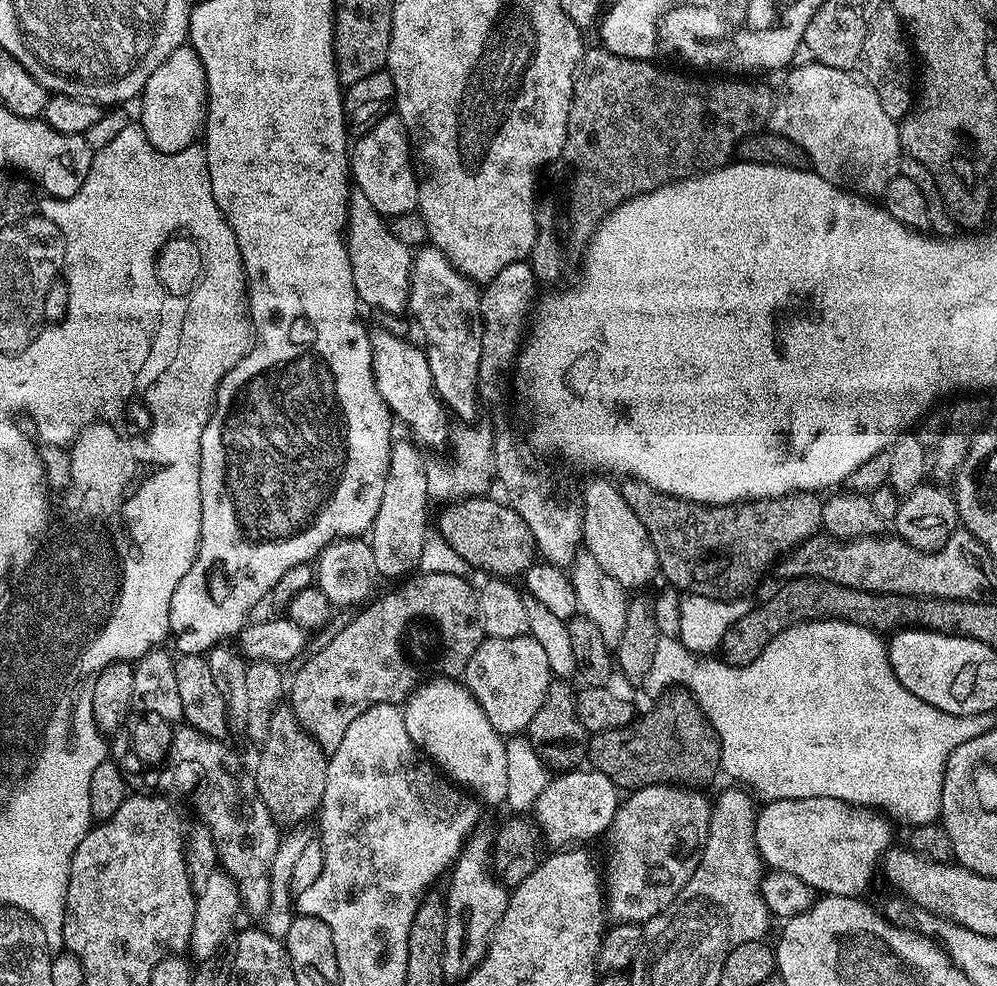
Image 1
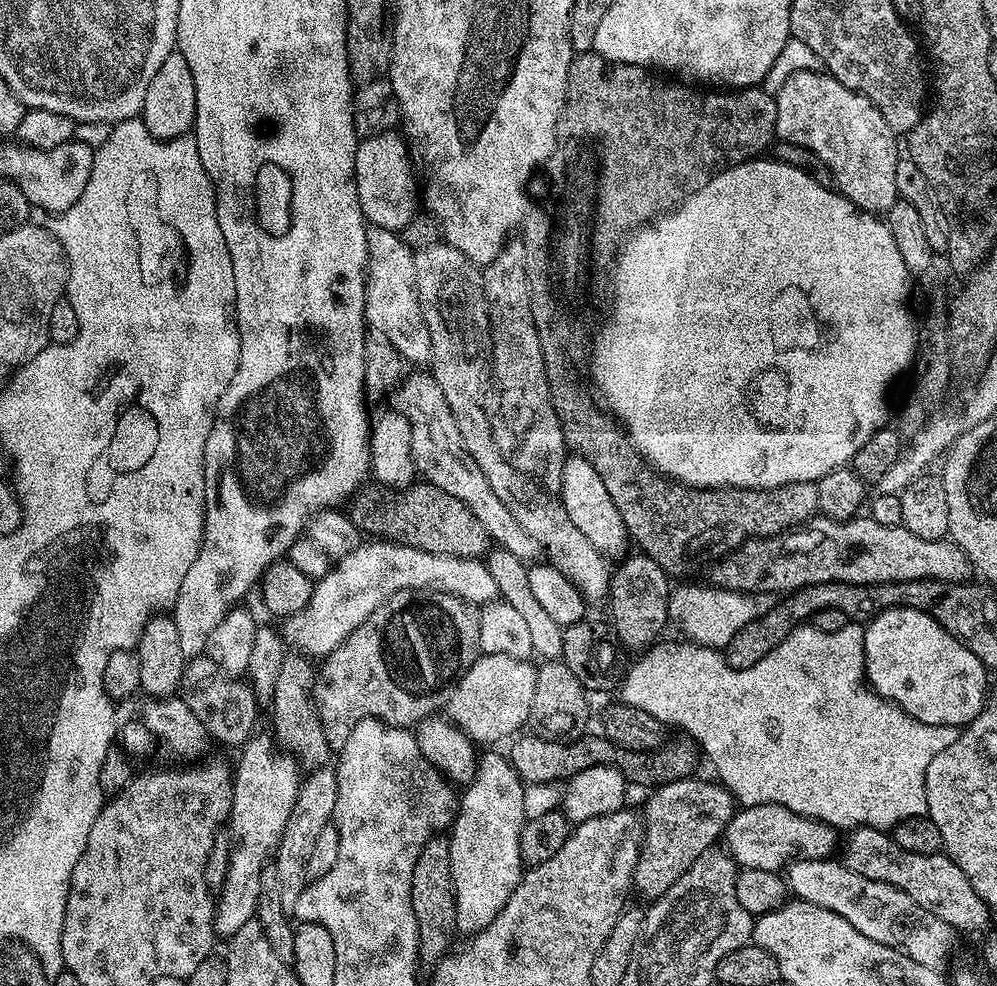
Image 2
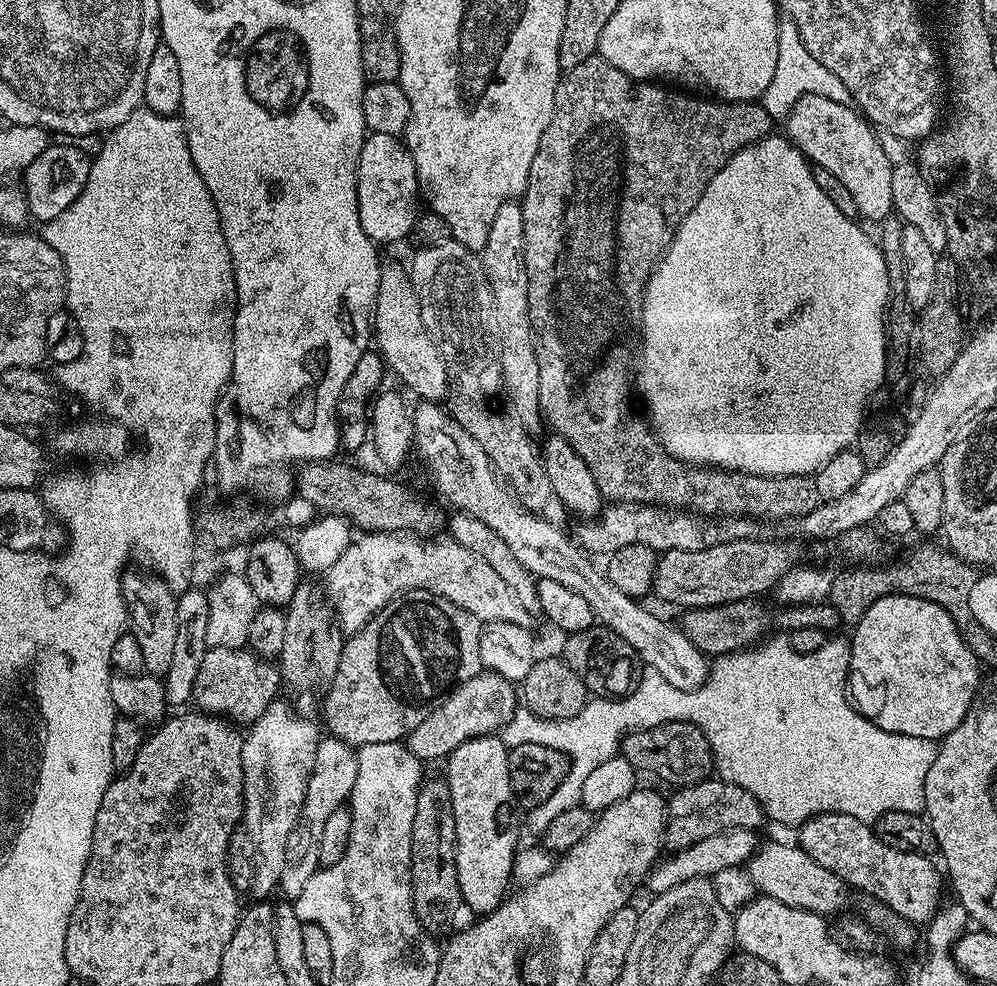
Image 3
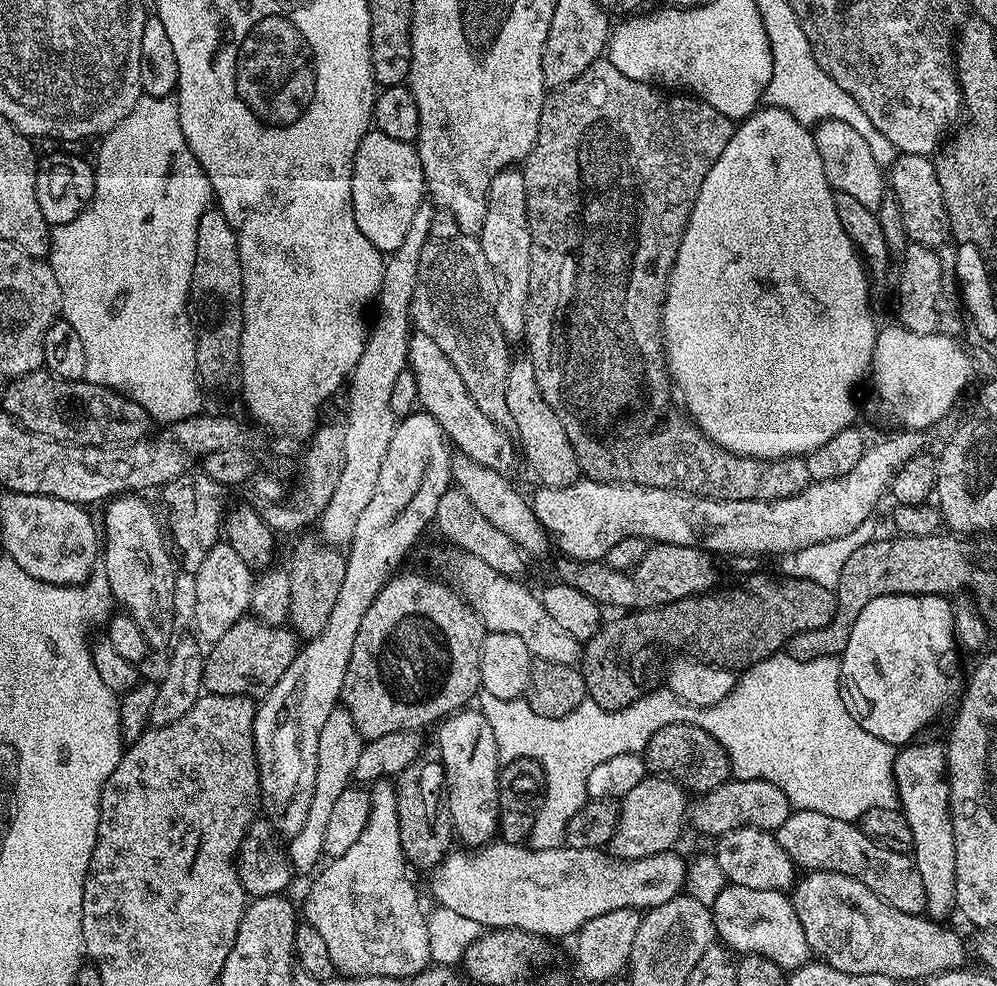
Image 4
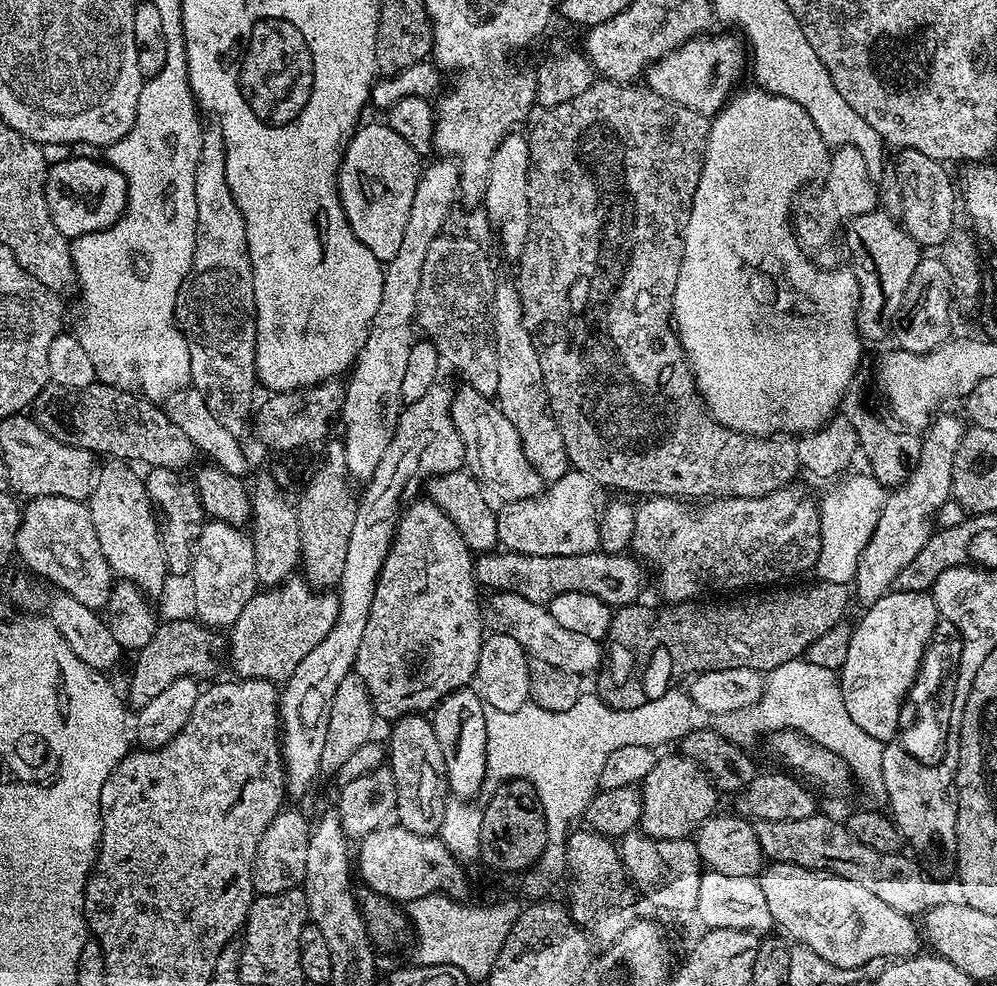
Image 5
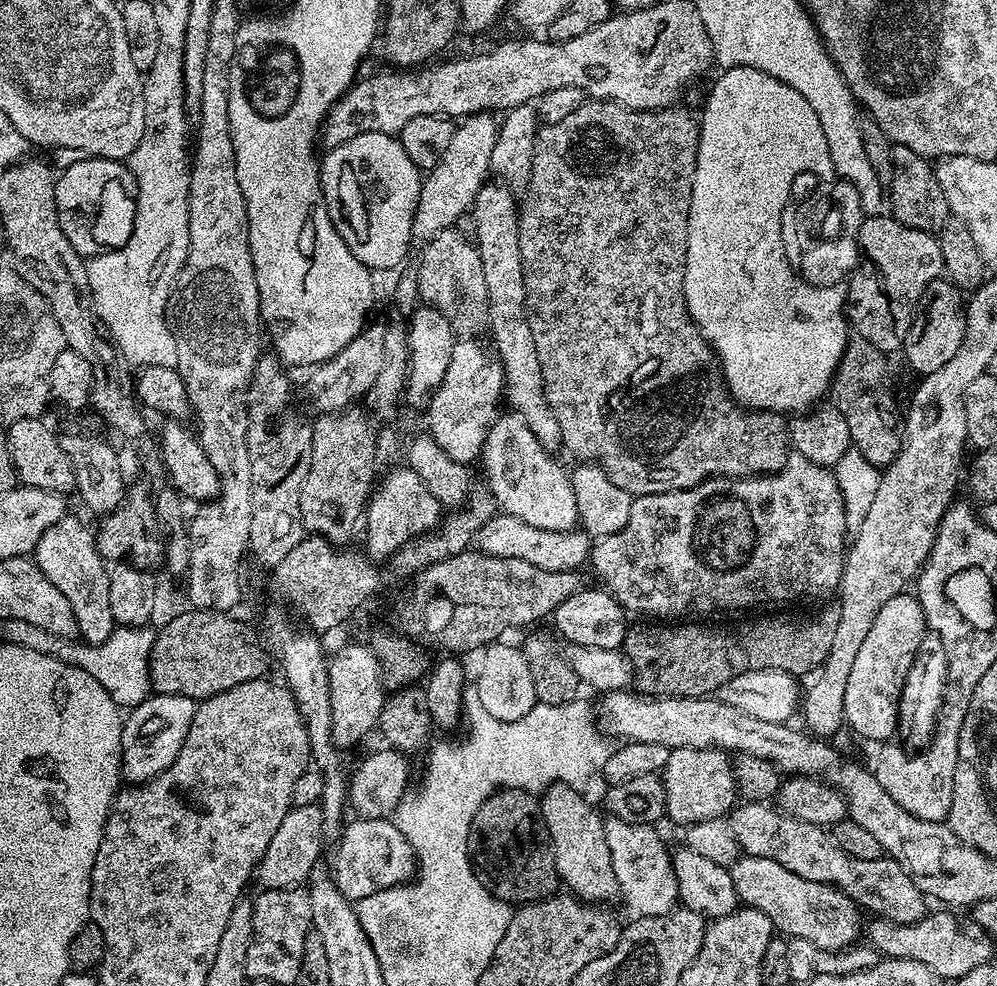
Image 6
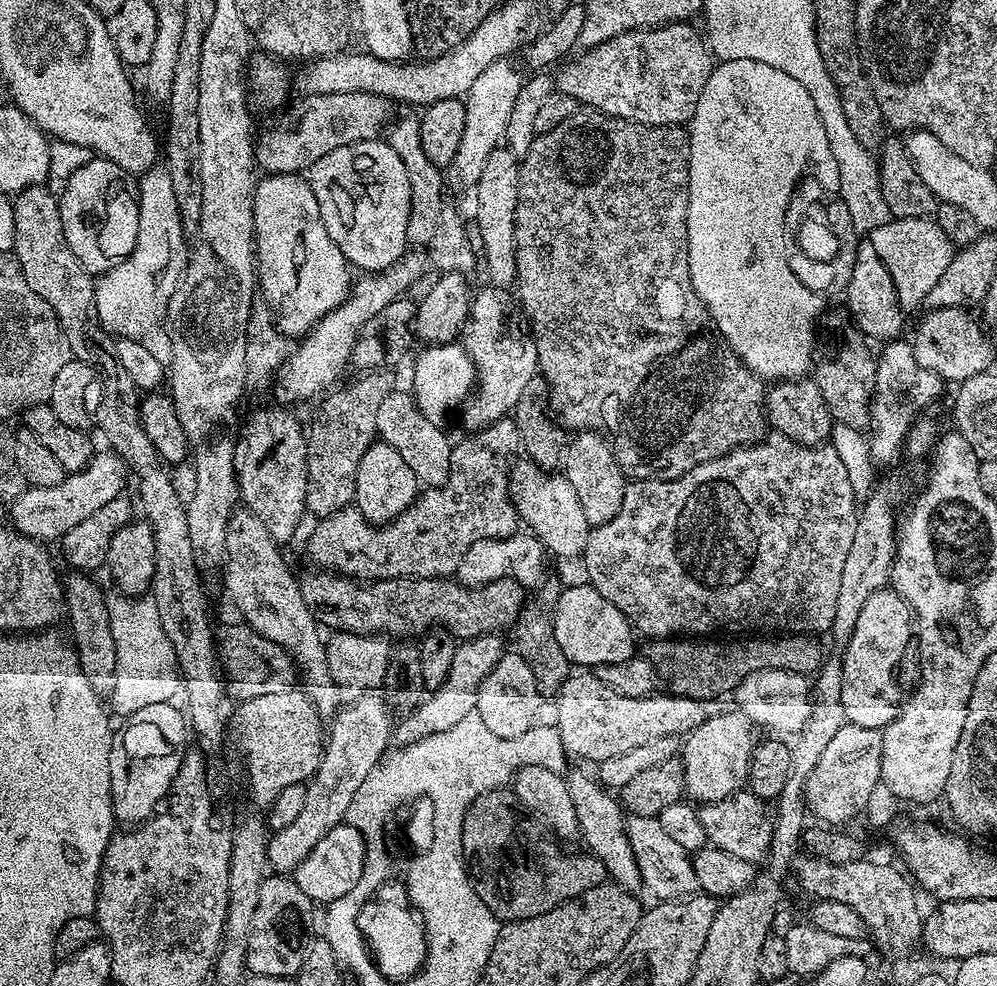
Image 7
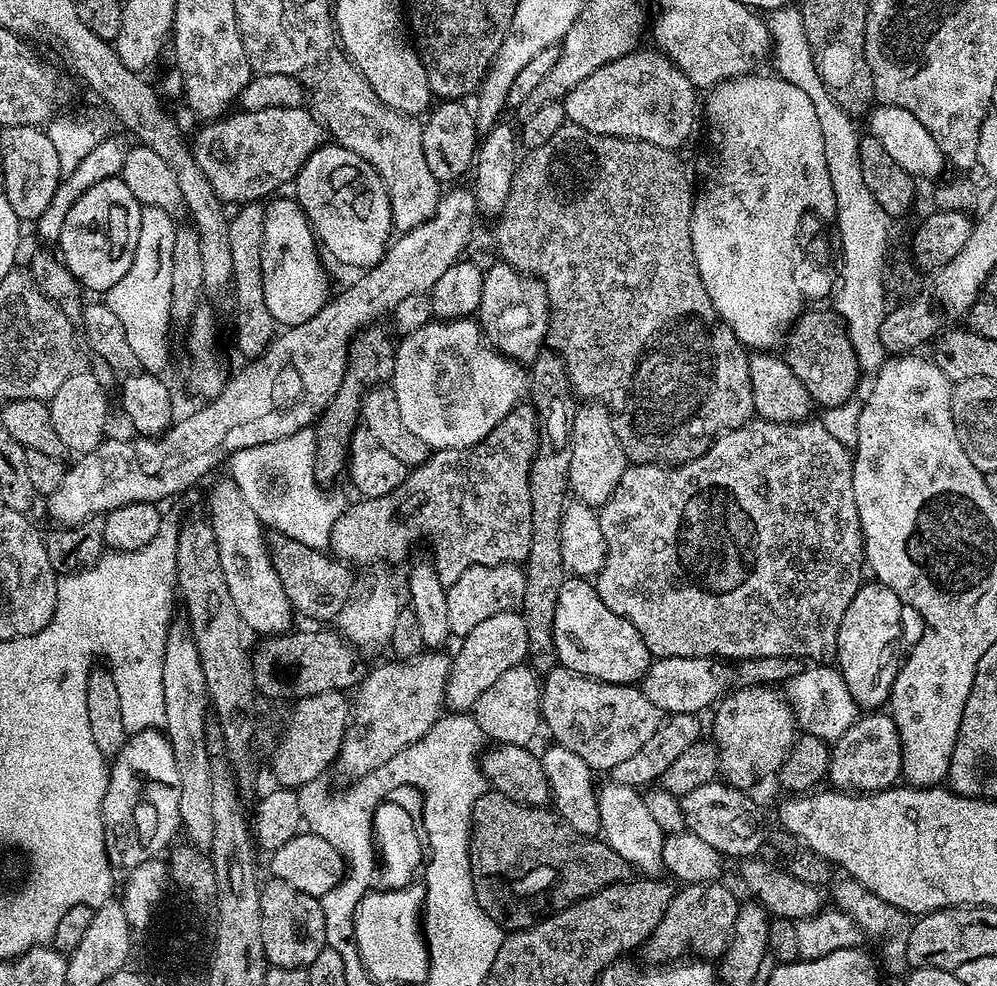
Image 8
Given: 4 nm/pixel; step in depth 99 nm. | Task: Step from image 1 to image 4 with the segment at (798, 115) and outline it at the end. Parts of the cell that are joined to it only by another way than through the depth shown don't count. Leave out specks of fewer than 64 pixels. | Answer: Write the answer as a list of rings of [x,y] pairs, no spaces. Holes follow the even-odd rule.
[[[822,120],[815,125],[814,135],[818,154],[822,154],[822,166],[826,170],[829,188],[842,194],[850,194],[862,206],[876,210],[882,202],[886,191],[886,172],[878,162],[874,162],[874,154],[870,154],[870,146],[854,126],[846,126],[841,120]]]

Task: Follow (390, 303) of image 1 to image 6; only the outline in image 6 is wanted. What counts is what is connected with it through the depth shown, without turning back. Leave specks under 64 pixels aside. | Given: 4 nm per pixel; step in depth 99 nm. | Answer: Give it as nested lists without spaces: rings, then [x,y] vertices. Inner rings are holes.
[[[515,414],[497,415],[496,421],[488,429],[488,436],[484,439],[482,451],[482,465],[484,464],[484,476],[488,479],[486,485],[495,507],[505,516],[522,518],[530,526],[538,526],[540,530],[554,530],[555,532],[570,532],[577,527],[576,503],[574,502],[574,490],[569,473],[551,453],[545,451],[534,434],[526,426],[526,422]]]

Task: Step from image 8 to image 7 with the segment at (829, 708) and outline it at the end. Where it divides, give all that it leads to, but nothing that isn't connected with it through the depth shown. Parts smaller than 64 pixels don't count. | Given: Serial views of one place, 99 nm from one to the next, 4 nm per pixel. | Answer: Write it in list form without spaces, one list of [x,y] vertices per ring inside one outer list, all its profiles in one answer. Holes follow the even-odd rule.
[[[758,670],[737,686],[735,707],[752,719],[757,729],[769,728],[769,733],[780,738],[796,737],[806,726],[811,716],[813,689],[807,676],[800,676],[790,670]]]

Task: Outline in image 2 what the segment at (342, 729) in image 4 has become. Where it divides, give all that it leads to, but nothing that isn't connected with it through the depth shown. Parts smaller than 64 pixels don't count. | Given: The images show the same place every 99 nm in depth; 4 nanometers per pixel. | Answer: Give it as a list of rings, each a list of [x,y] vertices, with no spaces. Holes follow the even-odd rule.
[[[335,767],[313,768],[308,775],[301,779],[300,789],[294,802],[294,810],[290,810],[290,818],[286,818],[286,830],[274,853],[278,894],[282,898],[282,910],[289,914],[294,910],[294,902],[298,902],[298,898],[309,883],[306,876],[306,862],[309,861],[309,855],[313,851],[315,838],[327,824],[333,823],[332,815],[337,802],[338,778]]]

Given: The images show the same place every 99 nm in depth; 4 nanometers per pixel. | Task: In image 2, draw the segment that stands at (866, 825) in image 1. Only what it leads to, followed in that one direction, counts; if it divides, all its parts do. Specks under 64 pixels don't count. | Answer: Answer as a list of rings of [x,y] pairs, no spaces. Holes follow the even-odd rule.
[[[759,804],[758,806],[750,806],[749,808],[741,807],[739,811],[733,815],[732,821],[724,827],[724,834],[722,837],[723,847],[726,849],[729,856],[736,861],[741,869],[753,868],[754,870],[766,870],[779,873],[789,862],[796,860],[810,860],[810,859],[825,859],[833,855],[835,848],[837,851],[838,840],[836,844],[836,836],[838,836],[837,829],[830,824],[824,824],[821,820],[811,820],[808,816],[799,816],[790,810],[786,810],[777,804]]]

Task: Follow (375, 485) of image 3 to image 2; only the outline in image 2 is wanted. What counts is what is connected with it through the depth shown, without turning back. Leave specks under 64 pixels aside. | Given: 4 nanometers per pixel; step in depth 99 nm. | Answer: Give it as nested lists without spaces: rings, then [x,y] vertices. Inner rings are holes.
[[[427,482],[413,483],[400,491],[383,486],[368,487],[361,487],[350,501],[352,523],[361,533],[376,538],[396,538],[401,532],[407,543],[423,552],[471,560],[483,557],[489,551],[490,537],[482,522],[478,522],[458,498],[446,494],[446,490],[438,490],[438,486]]]

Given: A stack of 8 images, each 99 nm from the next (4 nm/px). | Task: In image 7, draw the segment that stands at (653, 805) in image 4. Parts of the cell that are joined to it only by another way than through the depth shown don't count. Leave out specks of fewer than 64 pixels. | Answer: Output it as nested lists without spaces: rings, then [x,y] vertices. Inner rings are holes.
[[[739,710],[709,715],[702,726],[689,732],[682,740],[684,790],[689,801],[703,806],[725,800],[745,787],[752,752],[758,743],[752,719]]]

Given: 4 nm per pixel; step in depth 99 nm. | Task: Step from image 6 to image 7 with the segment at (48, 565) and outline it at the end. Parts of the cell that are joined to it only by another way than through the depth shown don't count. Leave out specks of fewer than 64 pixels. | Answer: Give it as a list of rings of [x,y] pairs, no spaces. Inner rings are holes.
[[[72,574],[67,581],[63,581],[64,603],[68,612],[68,624],[72,627],[71,639],[74,641],[74,651],[86,682],[96,691],[97,697],[108,698],[112,695],[114,678],[116,677],[116,651],[114,650],[114,636],[110,634],[110,618],[106,596],[100,593],[100,588],[91,580],[88,574]]]

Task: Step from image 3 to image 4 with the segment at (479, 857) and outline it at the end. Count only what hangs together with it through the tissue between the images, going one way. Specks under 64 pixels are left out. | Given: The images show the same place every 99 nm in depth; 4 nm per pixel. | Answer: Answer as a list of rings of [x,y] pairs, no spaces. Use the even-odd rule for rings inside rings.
[[[472,706],[452,713],[439,728],[438,759],[444,768],[452,827],[459,843],[461,840],[469,844],[464,846],[472,850],[483,849],[493,843],[500,826],[498,778],[502,761],[498,754],[498,742],[494,742],[494,730],[490,730],[490,722],[484,713]]]

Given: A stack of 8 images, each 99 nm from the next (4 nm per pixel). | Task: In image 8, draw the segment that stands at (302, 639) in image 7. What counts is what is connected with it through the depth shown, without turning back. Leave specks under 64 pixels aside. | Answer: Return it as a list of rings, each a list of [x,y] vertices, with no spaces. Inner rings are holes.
[[[230,478],[218,483],[208,498],[208,523],[218,544],[220,566],[228,591],[243,625],[260,636],[283,634],[291,629],[294,609],[269,556],[264,525]]]

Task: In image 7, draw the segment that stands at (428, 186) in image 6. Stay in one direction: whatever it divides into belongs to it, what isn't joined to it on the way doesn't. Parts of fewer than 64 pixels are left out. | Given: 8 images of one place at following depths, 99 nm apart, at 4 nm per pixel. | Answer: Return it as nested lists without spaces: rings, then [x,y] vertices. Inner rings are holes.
[[[505,58],[496,60],[478,78],[474,78],[474,86],[470,86],[464,100],[466,110],[466,126],[462,129],[462,142],[458,142],[458,154],[454,154],[450,165],[450,173],[460,184],[474,186],[478,182],[482,170],[486,167],[486,158],[495,148],[501,147],[506,126],[510,126],[510,113],[514,107],[514,98],[518,98],[518,90],[522,83],[522,75],[512,68],[513,61]]]

